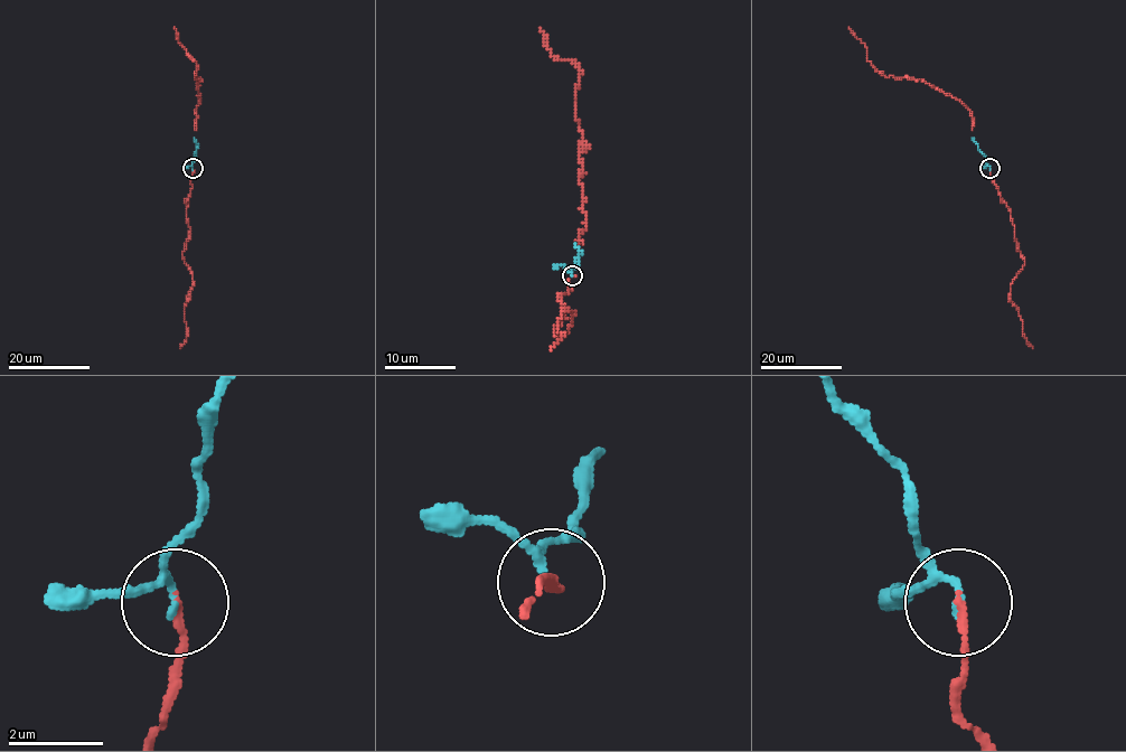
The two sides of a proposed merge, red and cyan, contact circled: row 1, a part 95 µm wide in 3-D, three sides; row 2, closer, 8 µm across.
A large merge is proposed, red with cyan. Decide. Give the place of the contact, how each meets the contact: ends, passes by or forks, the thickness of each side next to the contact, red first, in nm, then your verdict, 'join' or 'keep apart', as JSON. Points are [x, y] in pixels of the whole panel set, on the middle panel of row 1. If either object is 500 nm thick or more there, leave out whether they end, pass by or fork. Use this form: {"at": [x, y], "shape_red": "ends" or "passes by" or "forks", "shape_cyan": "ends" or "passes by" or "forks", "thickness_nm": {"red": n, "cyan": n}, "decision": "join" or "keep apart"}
{"at": [572, 275], "shape_red": "ends", "shape_cyan": "passes by", "thickness_nm": {"red": 140, "cyan": 120}, "decision": "join"}

